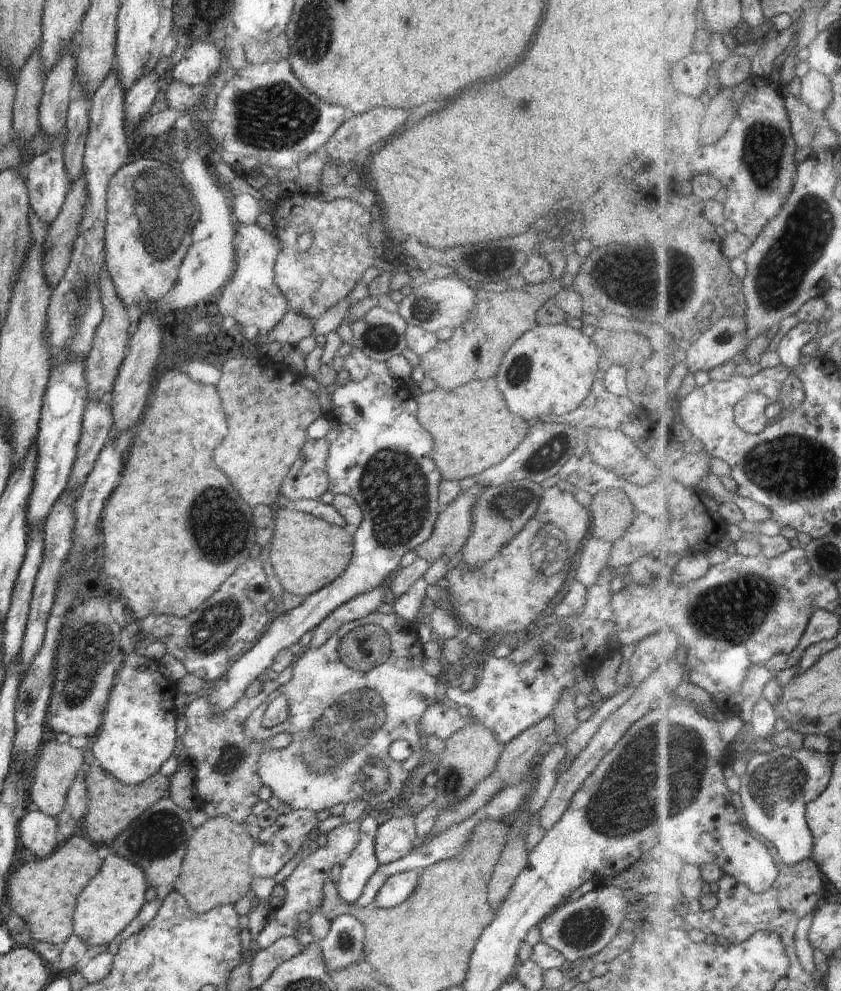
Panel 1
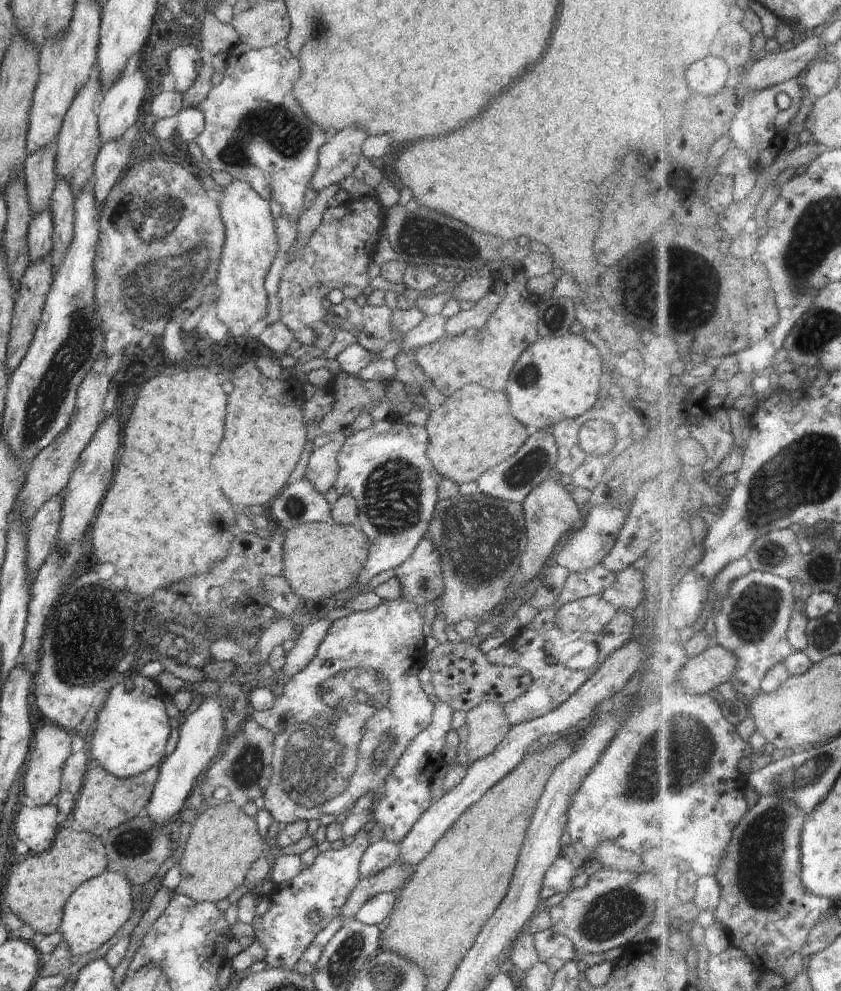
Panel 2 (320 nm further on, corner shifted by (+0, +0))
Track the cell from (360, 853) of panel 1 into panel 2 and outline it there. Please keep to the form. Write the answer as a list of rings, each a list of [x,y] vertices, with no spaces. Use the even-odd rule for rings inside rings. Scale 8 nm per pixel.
[[[368,827],[355,834],[351,844],[346,845],[340,850],[329,849],[315,858],[312,865],[303,867],[303,869],[288,882],[275,883],[272,892],[268,894],[270,908],[264,914],[258,915],[257,920],[251,924],[254,930],[254,938],[260,941],[265,950],[266,968],[282,969],[283,971],[294,971],[296,963],[302,956],[302,953],[310,946],[310,943],[321,933],[329,924],[341,913],[341,908],[347,901],[348,895],[356,888],[359,878],[359,866],[364,851],[370,846]],[[310,912],[319,912],[322,920],[318,924],[310,924],[308,914]]]

